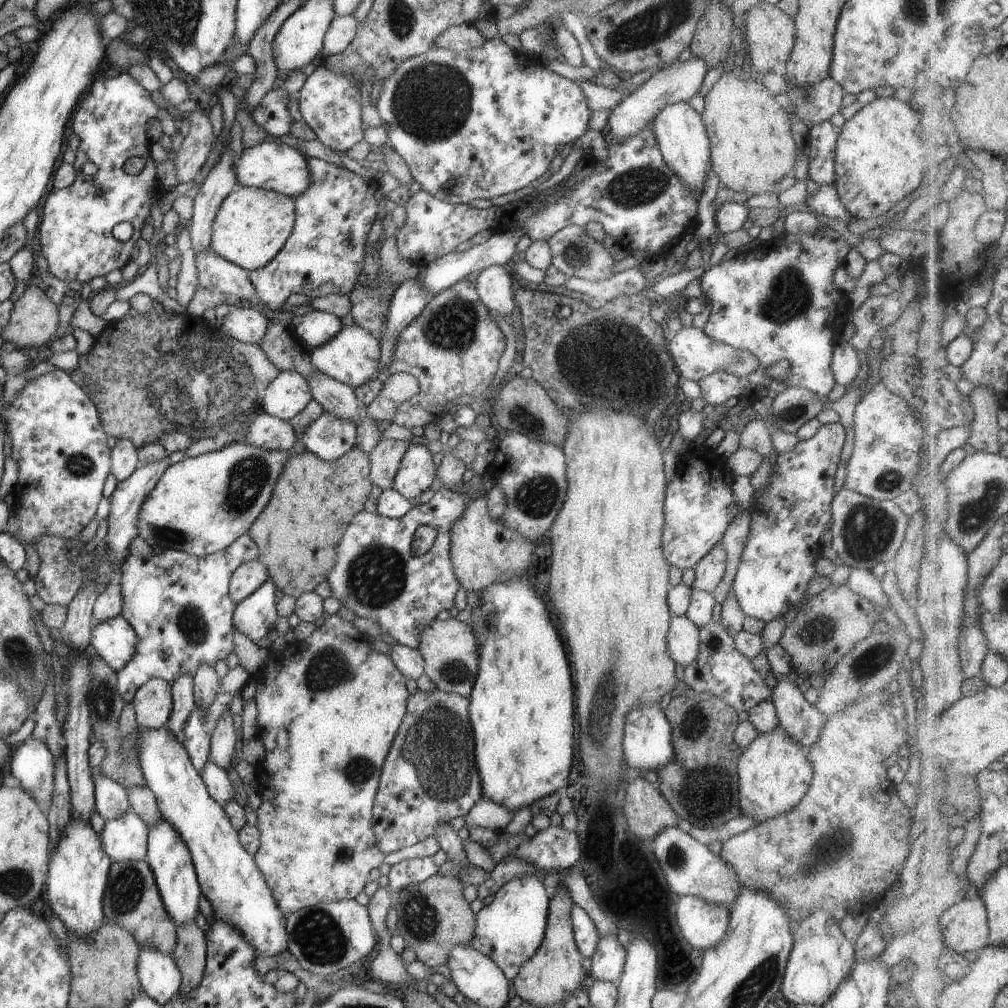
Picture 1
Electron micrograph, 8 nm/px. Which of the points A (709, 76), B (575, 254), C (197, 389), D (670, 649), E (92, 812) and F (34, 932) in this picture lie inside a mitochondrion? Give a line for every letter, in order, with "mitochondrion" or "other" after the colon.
A: other
B: mitochondrion
C: mitochondrion
D: other
E: other
F: other

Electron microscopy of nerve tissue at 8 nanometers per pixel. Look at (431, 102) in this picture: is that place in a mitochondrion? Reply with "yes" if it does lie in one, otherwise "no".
yes

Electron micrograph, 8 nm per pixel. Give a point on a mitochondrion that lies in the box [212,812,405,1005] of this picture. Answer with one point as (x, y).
(318, 936)

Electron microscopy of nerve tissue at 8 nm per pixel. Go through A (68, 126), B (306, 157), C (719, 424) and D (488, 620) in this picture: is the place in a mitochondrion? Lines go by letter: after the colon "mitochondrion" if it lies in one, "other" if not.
A: other
B: other
C: other
D: mitochondrion

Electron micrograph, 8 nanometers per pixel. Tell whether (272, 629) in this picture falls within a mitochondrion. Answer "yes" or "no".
no

